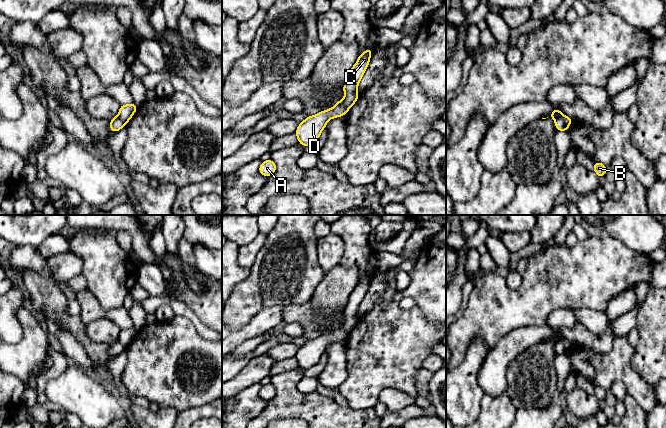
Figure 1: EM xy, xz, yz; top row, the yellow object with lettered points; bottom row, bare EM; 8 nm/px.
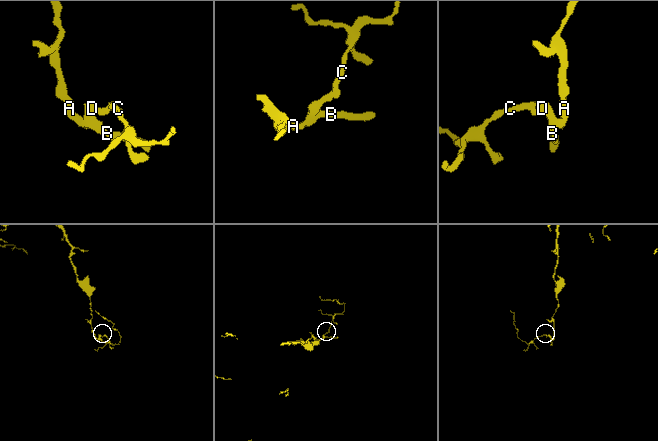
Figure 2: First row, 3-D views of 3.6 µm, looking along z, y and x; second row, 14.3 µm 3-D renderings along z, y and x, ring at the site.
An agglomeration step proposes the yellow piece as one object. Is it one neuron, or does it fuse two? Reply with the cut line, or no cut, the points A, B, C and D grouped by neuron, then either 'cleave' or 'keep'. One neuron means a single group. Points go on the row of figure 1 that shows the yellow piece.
xz (341, 100), (347, 110) | A B D / C | cleave

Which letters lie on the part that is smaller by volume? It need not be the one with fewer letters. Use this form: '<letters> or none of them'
C

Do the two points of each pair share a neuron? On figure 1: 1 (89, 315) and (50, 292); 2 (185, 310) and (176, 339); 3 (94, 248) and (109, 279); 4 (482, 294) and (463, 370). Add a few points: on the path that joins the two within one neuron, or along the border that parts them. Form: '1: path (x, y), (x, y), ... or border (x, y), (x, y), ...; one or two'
1: border (78, 316), (86, 324); two
2: border (175, 314), (185, 316), (198, 334); two
3: path (102, 256), (109, 271); one
4: border (490, 348), (475, 338), (456, 367); two

